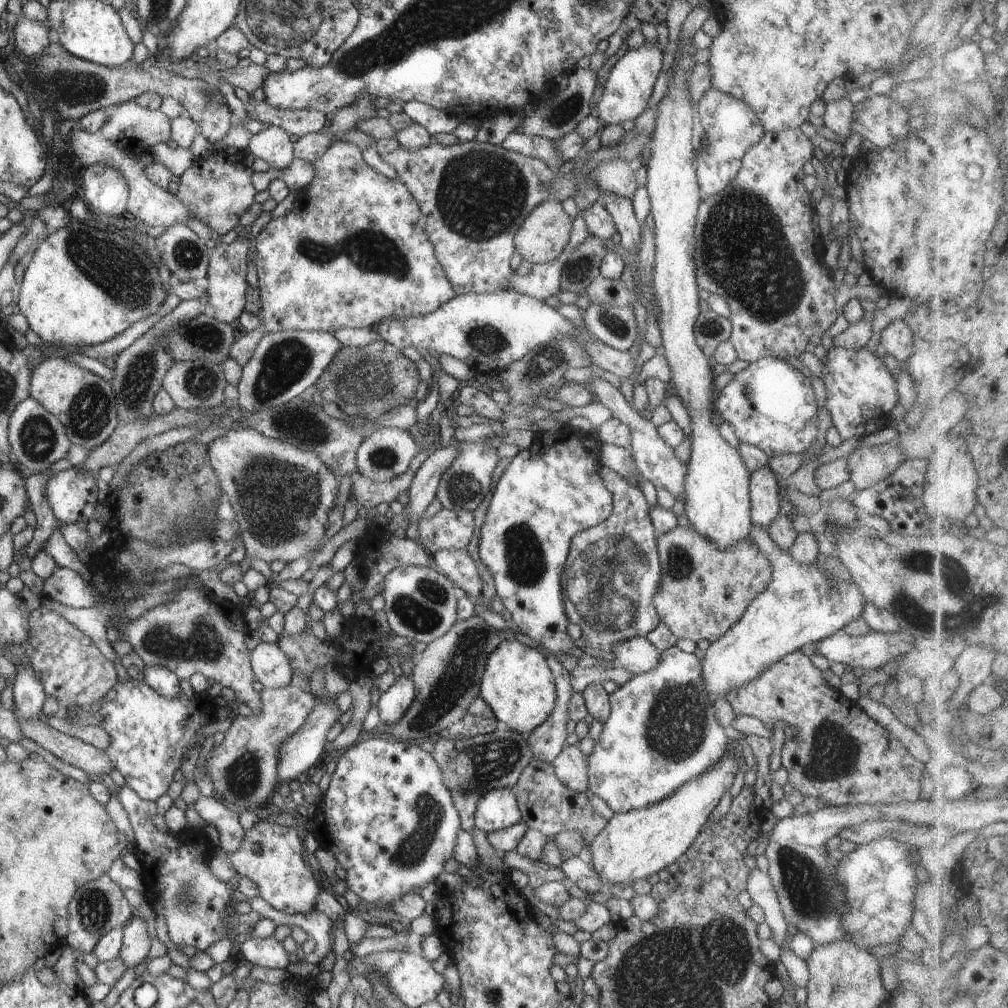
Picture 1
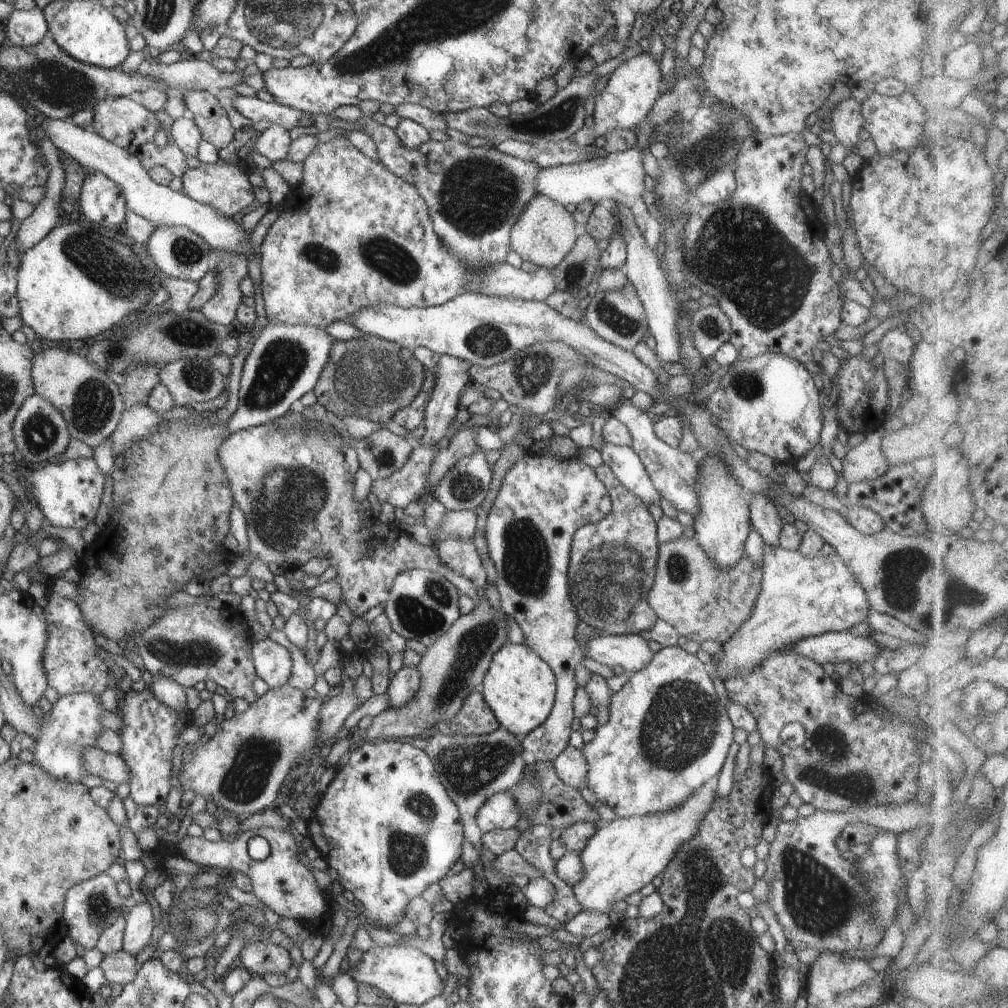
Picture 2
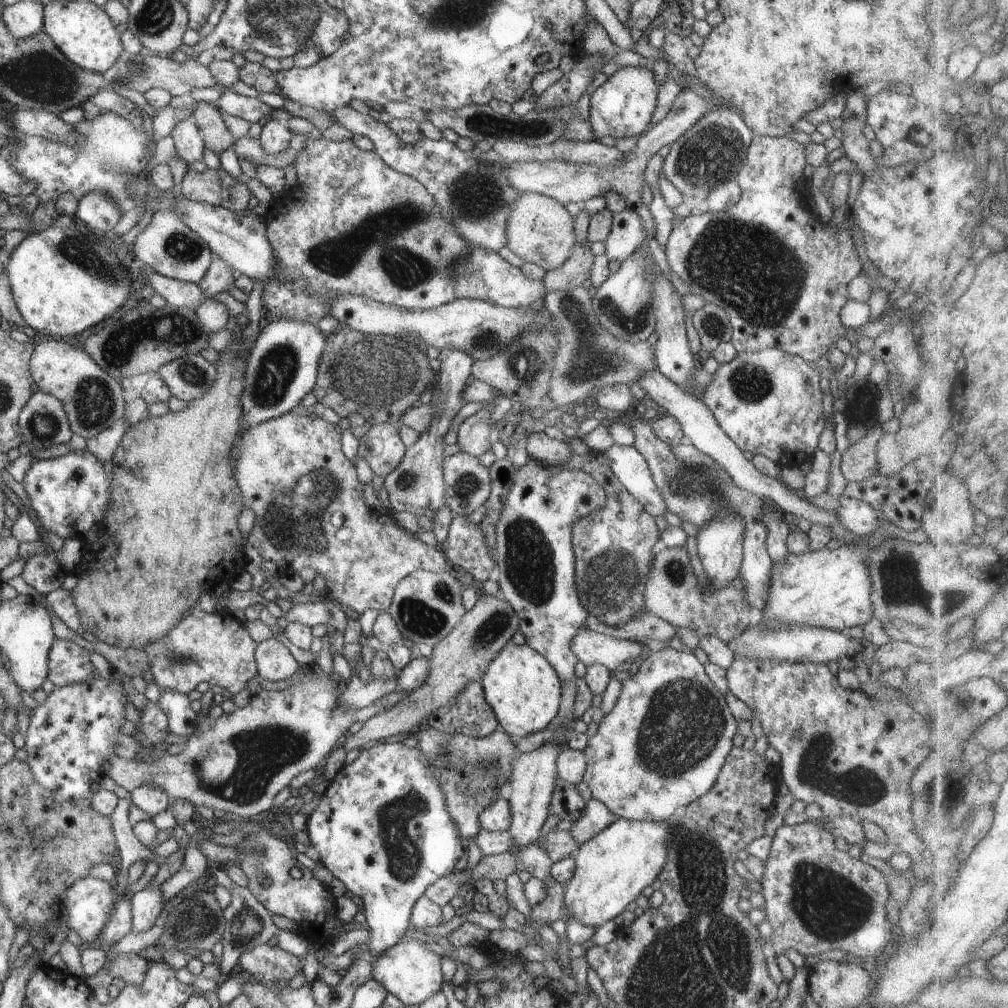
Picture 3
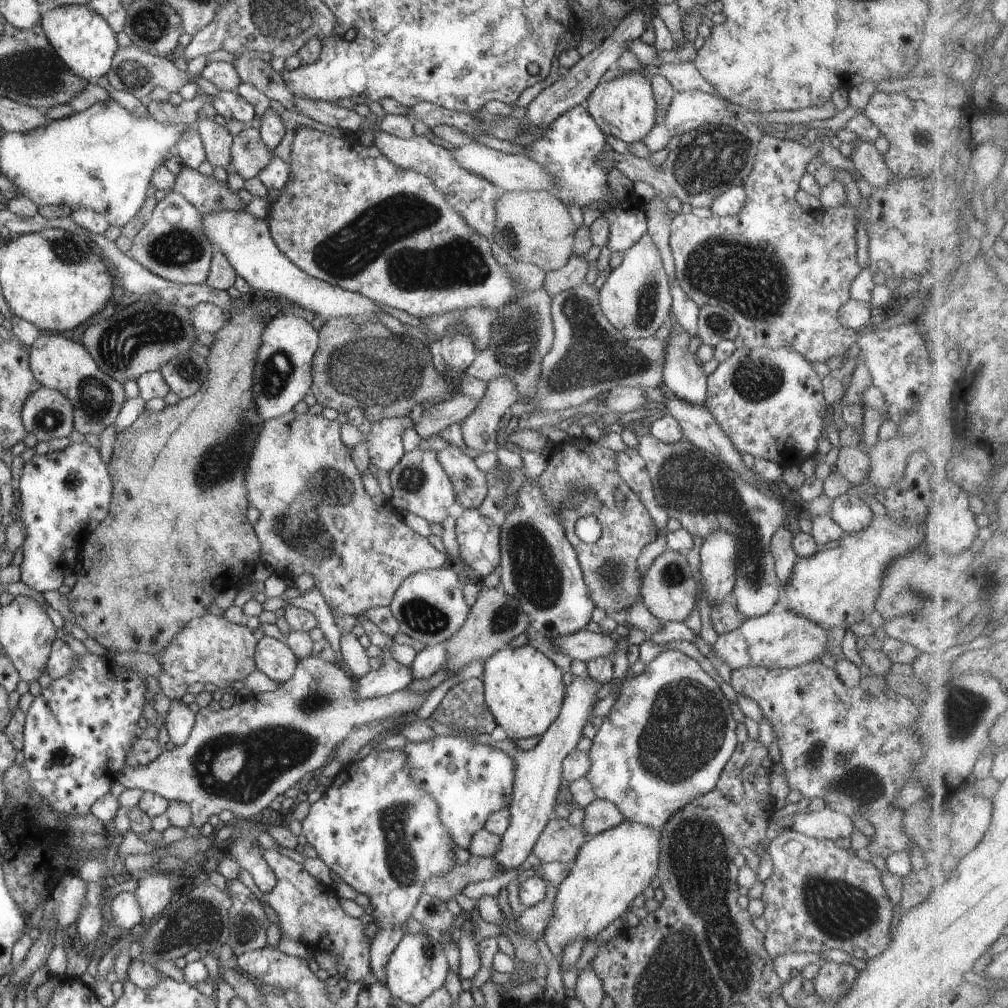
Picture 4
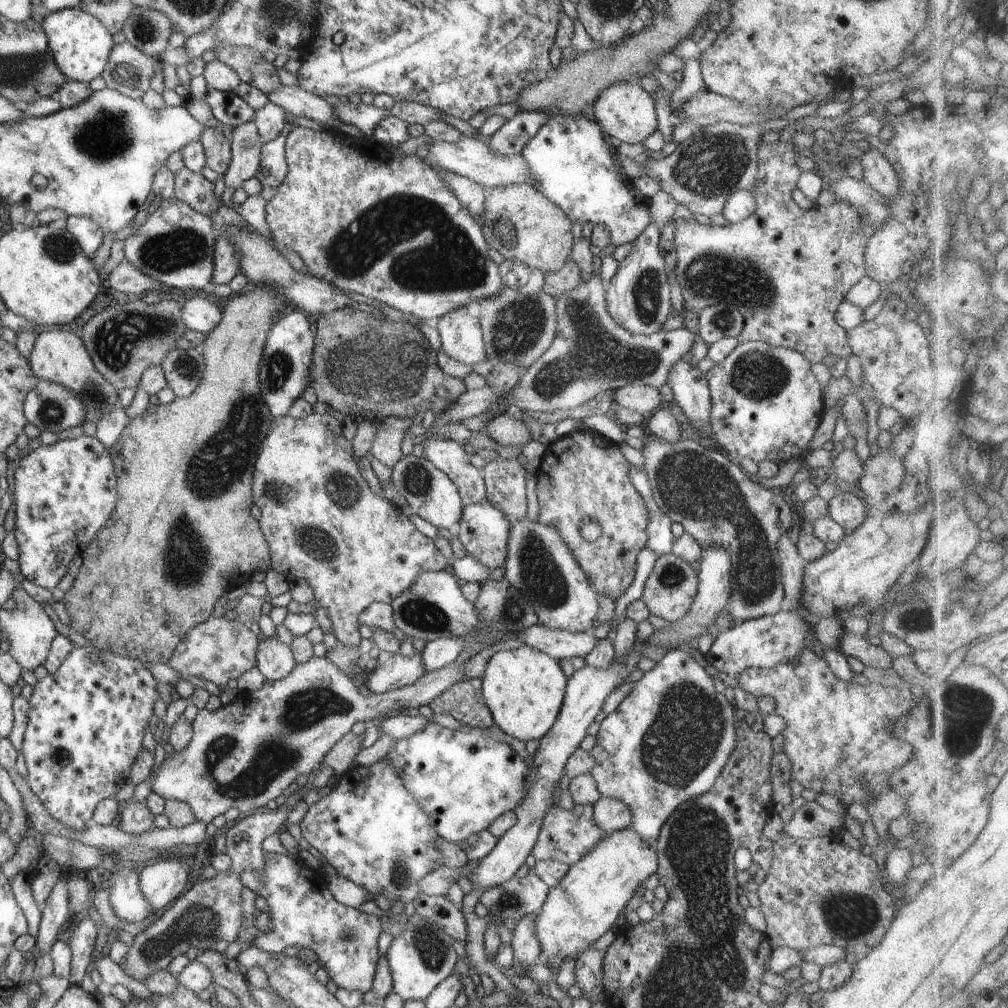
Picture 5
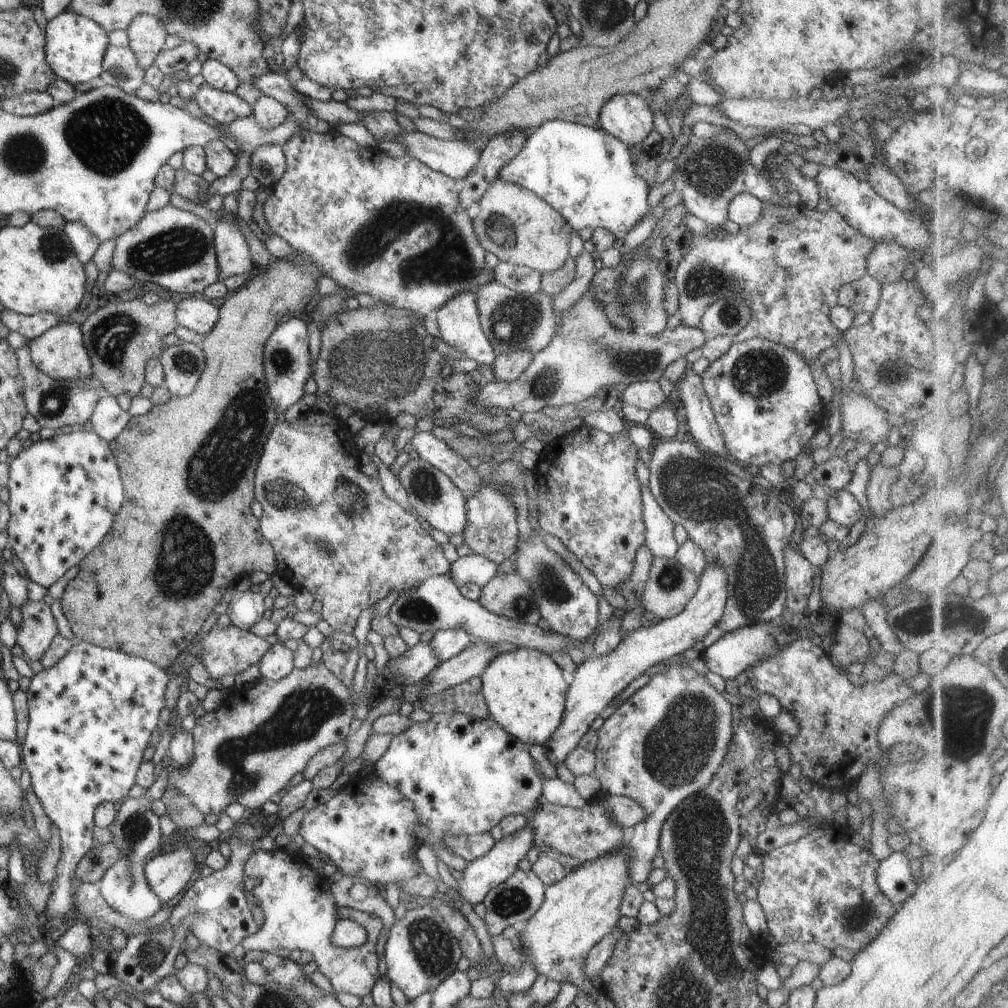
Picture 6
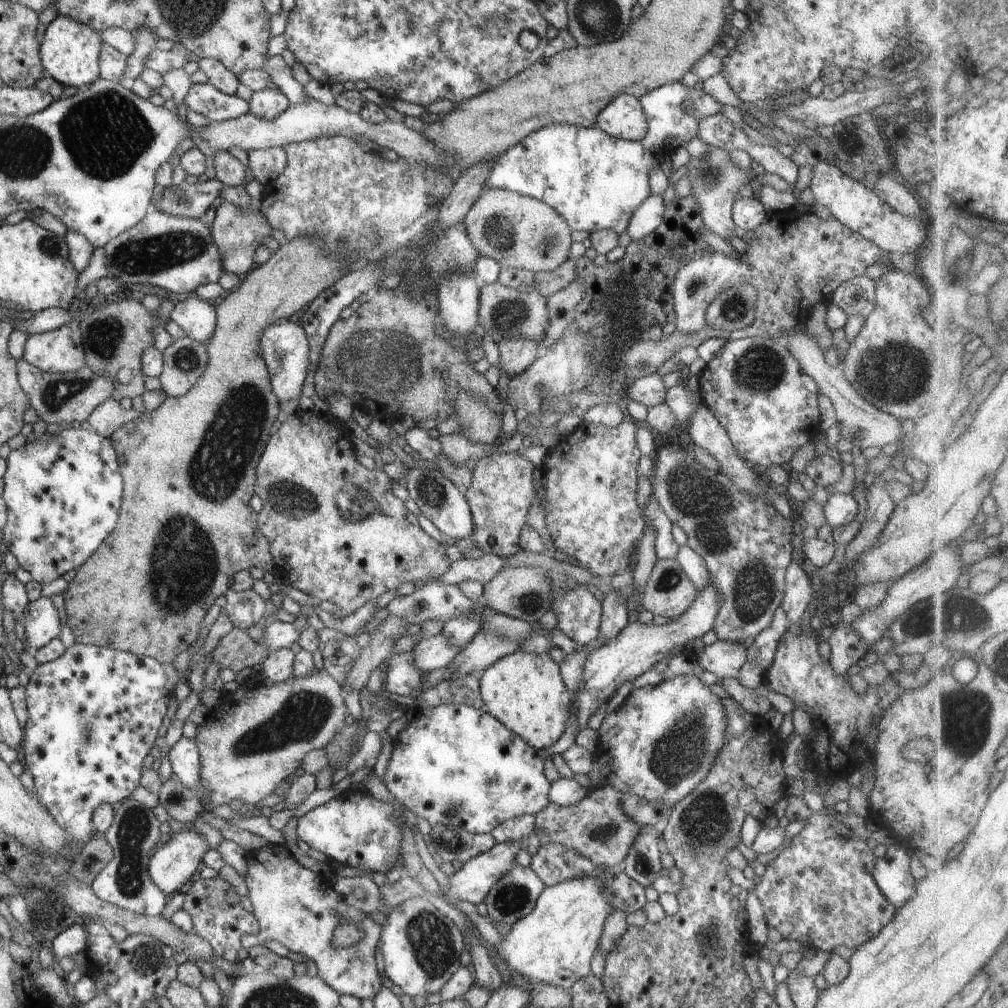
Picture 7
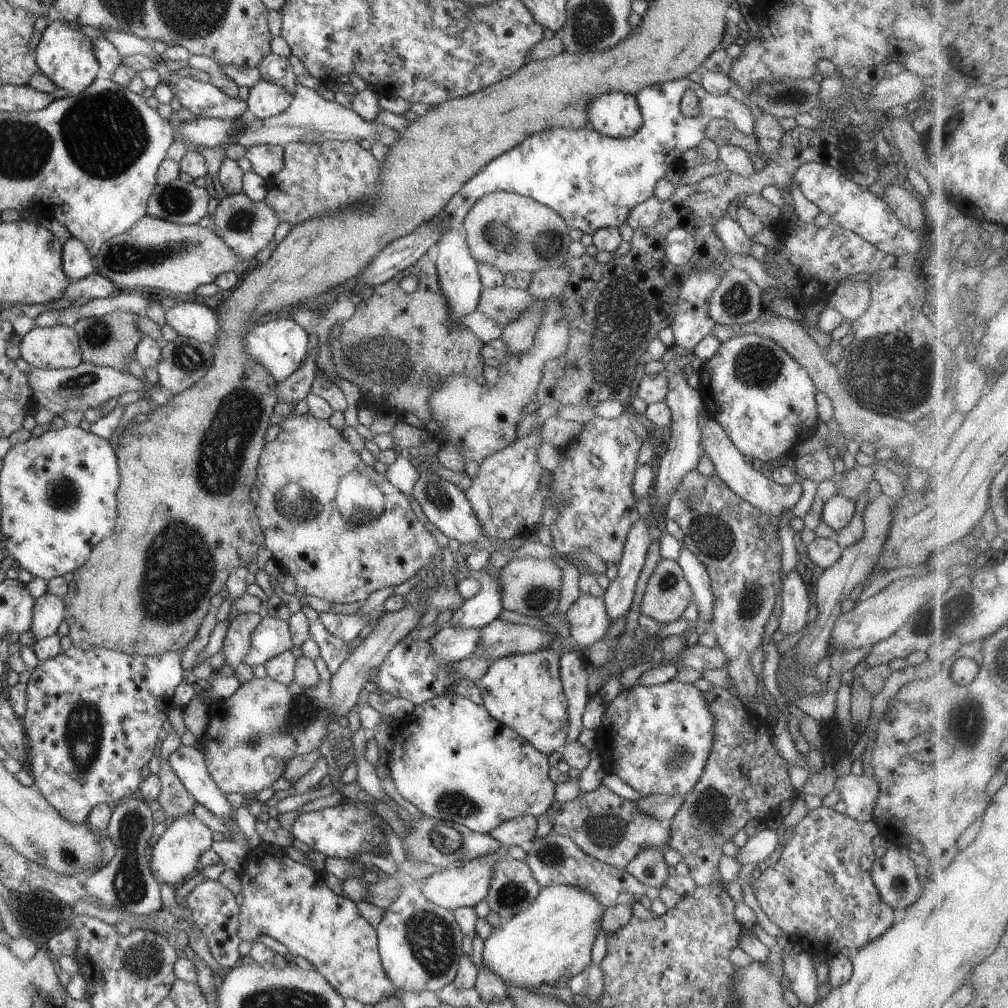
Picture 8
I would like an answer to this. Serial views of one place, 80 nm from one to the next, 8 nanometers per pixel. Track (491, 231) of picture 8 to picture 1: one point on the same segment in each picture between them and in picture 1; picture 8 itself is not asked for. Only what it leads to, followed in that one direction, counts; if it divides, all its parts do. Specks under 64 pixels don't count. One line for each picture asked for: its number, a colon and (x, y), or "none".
1: (543, 235)
2: (545, 233)
3: (539, 229)
4: (533, 226)
5: (522, 223)
6: (519, 227)
7: (516, 230)

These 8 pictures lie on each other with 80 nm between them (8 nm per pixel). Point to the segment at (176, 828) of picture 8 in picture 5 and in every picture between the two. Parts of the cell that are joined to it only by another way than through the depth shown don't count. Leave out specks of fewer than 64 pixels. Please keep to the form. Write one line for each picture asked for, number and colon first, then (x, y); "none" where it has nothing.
5: (160, 883)
6: (167, 874)
7: (176, 861)

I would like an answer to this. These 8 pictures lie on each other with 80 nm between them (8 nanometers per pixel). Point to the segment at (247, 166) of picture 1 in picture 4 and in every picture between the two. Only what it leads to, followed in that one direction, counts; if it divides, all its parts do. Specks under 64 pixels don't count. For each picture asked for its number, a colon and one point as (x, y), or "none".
2: (224, 186)
3: (216, 187)
4: (206, 193)

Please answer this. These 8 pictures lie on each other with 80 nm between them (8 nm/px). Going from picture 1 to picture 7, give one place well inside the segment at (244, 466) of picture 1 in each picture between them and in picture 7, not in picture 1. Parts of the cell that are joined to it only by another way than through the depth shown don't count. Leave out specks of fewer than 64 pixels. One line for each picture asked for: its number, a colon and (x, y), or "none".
2: (293, 488)
3: (309, 510)
4: (315, 516)
5: (322, 523)
6: (333, 530)
7: (336, 531)

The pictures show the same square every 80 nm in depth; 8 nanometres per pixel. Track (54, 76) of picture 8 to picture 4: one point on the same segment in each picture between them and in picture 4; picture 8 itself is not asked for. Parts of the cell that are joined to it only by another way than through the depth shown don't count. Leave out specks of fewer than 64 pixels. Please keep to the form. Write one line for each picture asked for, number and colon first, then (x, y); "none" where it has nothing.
4: (82, 38)
5: (81, 45)
6: (76, 45)
7: (71, 51)

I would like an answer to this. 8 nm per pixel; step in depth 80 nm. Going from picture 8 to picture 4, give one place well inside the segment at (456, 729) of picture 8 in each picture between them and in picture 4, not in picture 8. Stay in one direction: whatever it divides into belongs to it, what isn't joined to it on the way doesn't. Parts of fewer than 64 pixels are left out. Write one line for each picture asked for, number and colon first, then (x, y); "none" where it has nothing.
4: (470, 781)
5: (463, 779)
6: (463, 776)
7: (457, 766)

